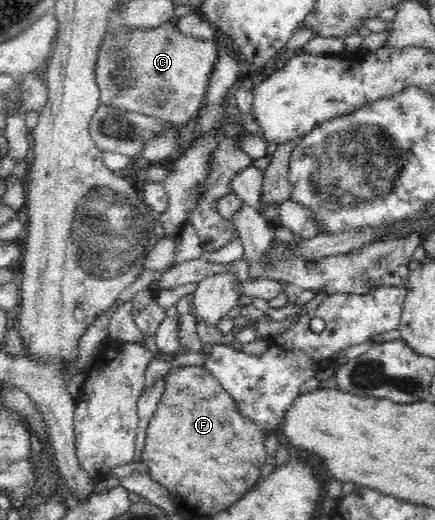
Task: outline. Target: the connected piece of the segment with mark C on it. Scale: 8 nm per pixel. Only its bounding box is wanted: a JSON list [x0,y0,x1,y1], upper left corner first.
[95,20,219,124]

